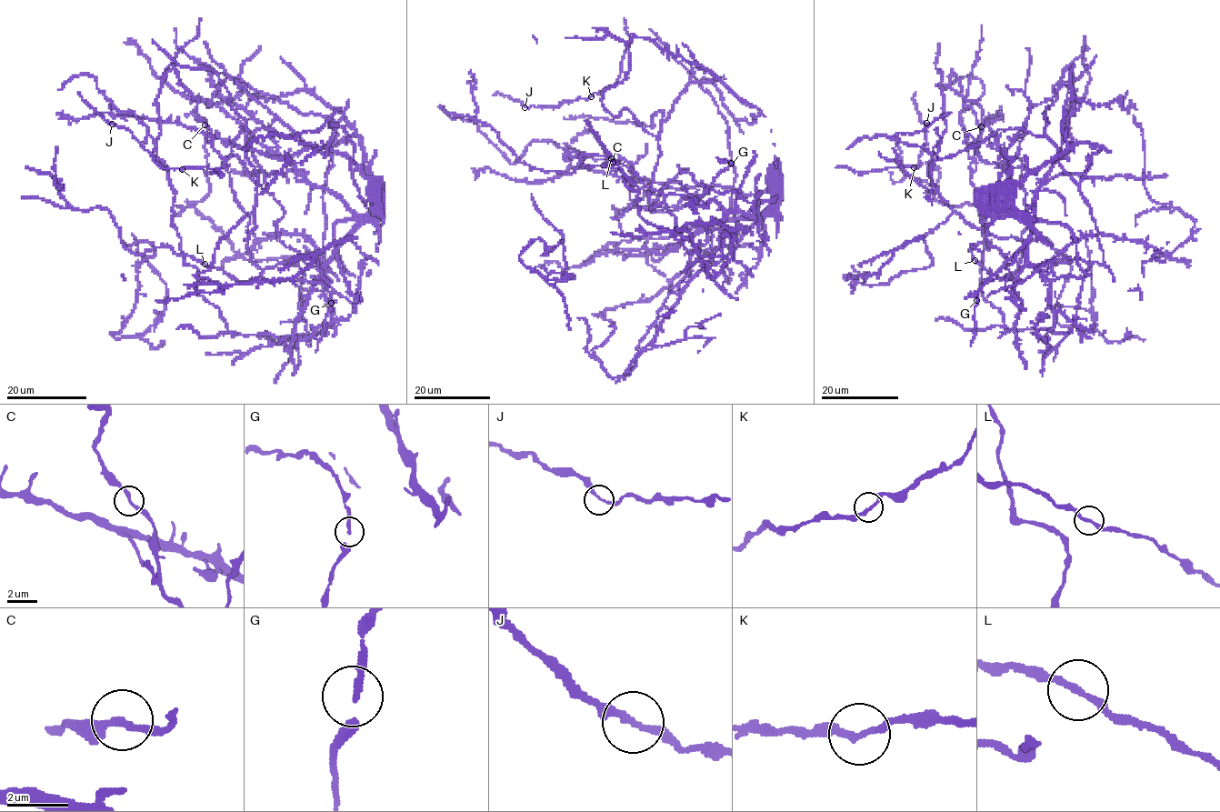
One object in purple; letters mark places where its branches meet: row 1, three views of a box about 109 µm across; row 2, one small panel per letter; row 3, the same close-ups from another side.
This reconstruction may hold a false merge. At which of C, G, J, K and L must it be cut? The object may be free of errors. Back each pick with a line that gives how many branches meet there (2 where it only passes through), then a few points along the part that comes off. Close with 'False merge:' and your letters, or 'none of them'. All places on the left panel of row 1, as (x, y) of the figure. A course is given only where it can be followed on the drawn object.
False merge: none of them

